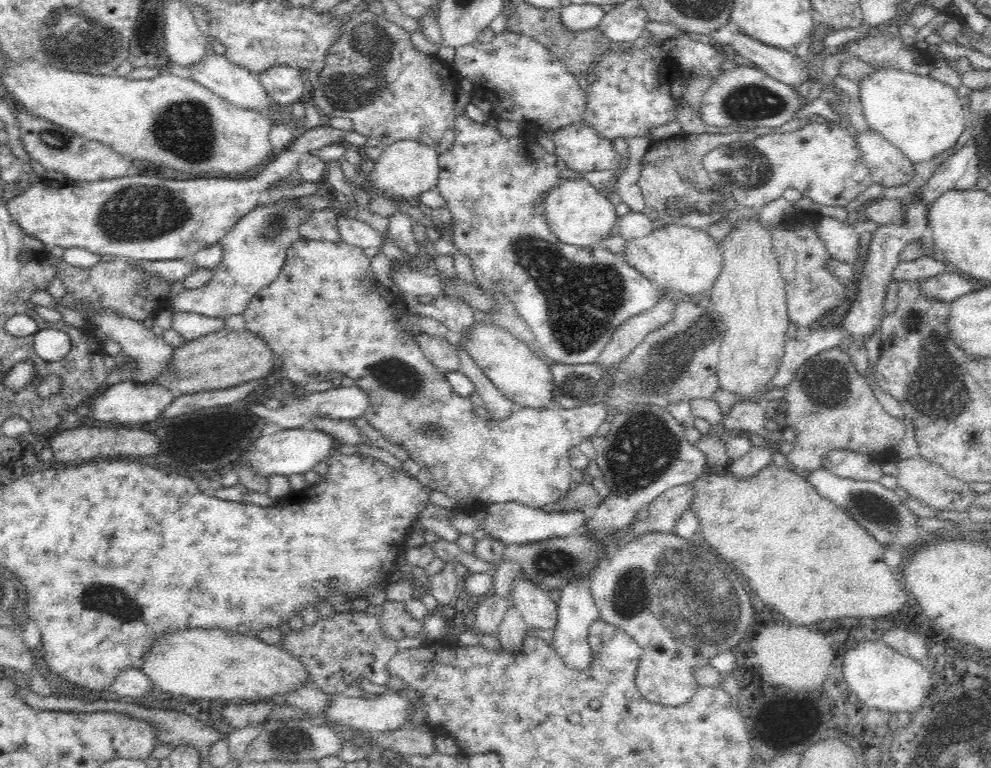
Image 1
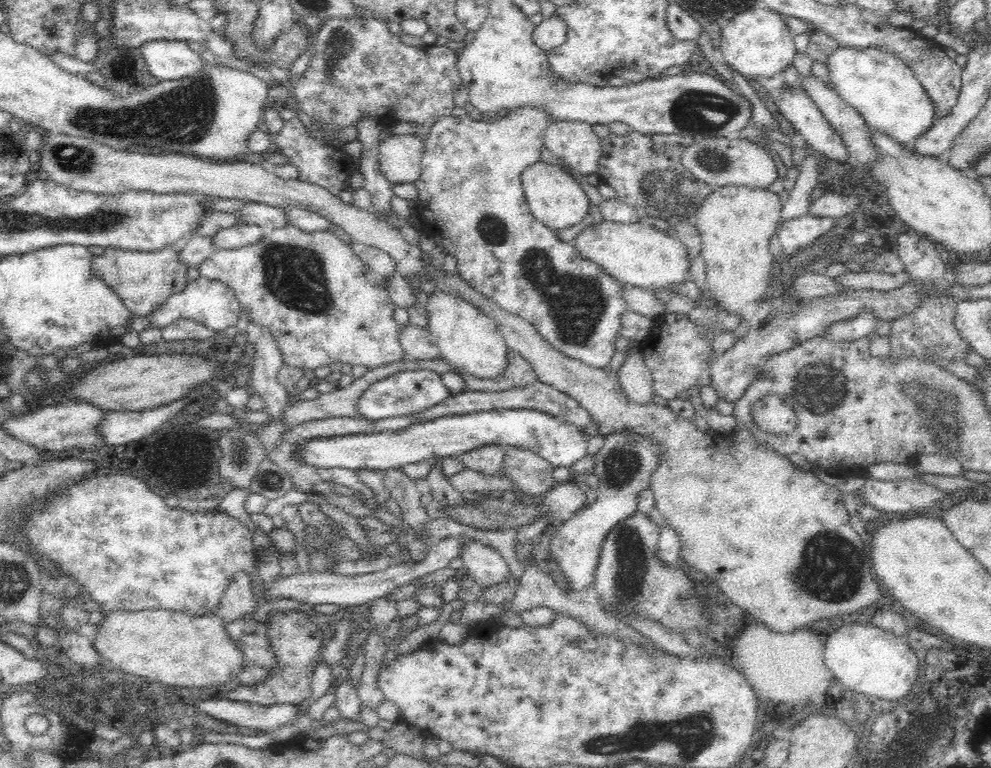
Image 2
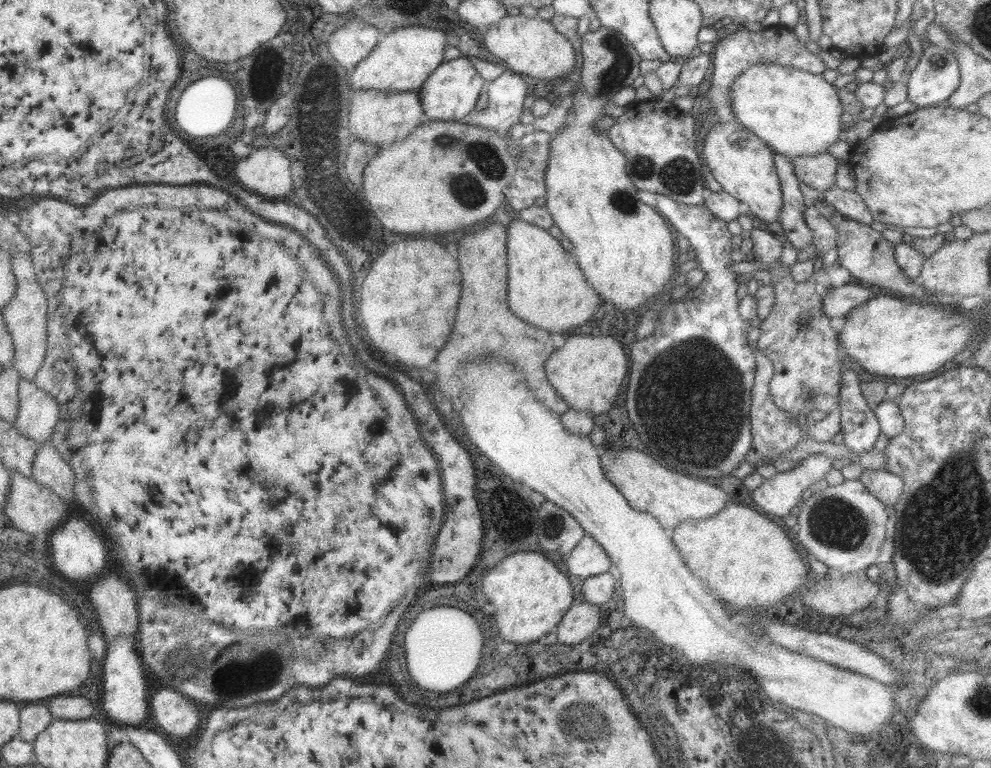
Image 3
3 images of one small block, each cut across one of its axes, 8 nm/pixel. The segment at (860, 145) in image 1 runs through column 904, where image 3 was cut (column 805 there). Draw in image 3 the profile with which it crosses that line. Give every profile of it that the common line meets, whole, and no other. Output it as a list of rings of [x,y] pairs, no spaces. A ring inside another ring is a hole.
[[[828,151],[818,156],[797,156],[788,159],[792,161],[796,178],[821,195],[835,187],[838,160]]]

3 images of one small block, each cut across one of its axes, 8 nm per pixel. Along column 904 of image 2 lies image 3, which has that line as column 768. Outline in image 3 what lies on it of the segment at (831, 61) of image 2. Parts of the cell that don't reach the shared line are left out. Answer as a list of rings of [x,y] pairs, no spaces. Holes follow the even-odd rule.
[[[771,62],[750,66],[732,83],[731,110],[742,127],[787,158],[824,154],[843,136],[844,112],[838,88],[822,75],[791,66]]]

